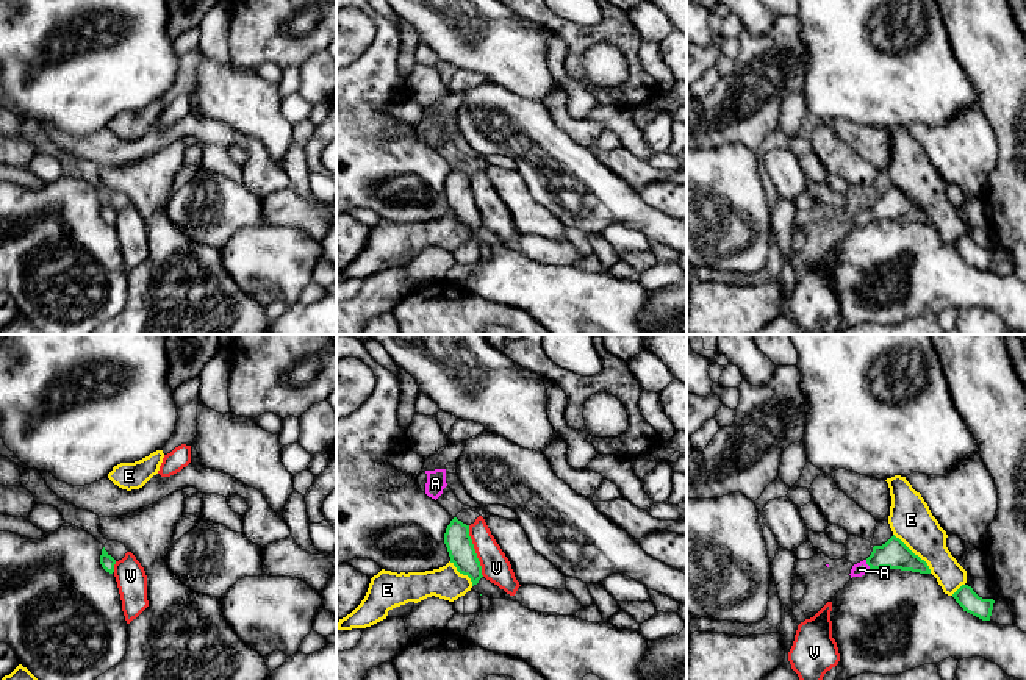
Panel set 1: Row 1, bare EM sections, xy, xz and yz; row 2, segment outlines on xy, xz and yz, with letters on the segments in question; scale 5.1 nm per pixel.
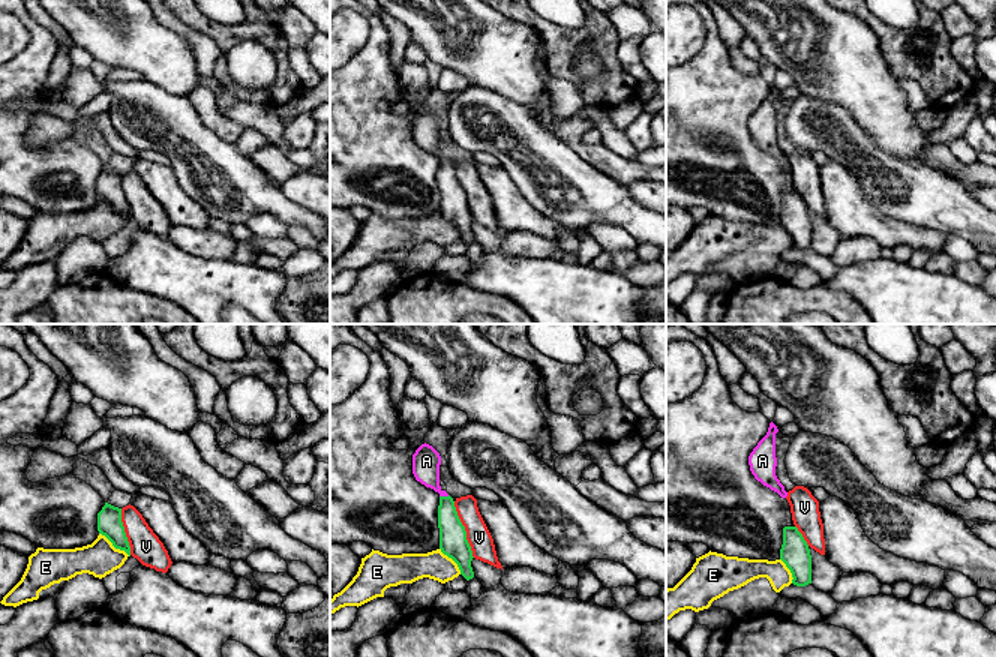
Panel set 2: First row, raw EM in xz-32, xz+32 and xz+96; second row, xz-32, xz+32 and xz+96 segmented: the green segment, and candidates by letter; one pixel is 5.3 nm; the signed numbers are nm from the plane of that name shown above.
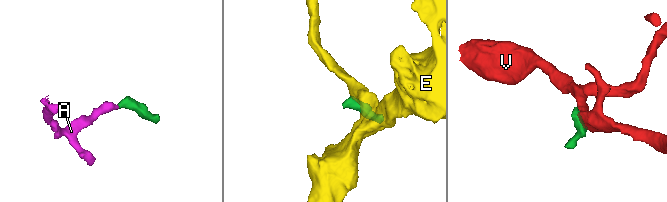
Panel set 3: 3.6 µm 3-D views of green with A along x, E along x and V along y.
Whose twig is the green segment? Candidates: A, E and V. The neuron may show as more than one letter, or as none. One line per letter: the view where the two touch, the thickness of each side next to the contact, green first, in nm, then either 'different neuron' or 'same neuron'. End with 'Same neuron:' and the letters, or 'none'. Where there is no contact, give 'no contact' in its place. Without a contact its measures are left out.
A: meets green in yz; 150 nm thick on the green side, 70 nm on the other; same neuron
E: meets green in yz; 150 nm thick on the green side, 220 nm on the other; different neuron
V: meets green in xz; 140 nm thick on the green side, 150 nm on the other; different neuron
Same neuron: A

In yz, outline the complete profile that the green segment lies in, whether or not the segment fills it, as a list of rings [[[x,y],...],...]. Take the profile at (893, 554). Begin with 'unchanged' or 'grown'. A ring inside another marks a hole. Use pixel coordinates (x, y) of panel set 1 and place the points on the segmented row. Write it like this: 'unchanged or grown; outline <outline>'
grown; outline [[[895,535],[885,544],[874,546],[871,555],[866,560],[854,564],[849,575],[851,578],[862,577],[871,569],[881,567],[931,574],[927,563],[915,555]]]

